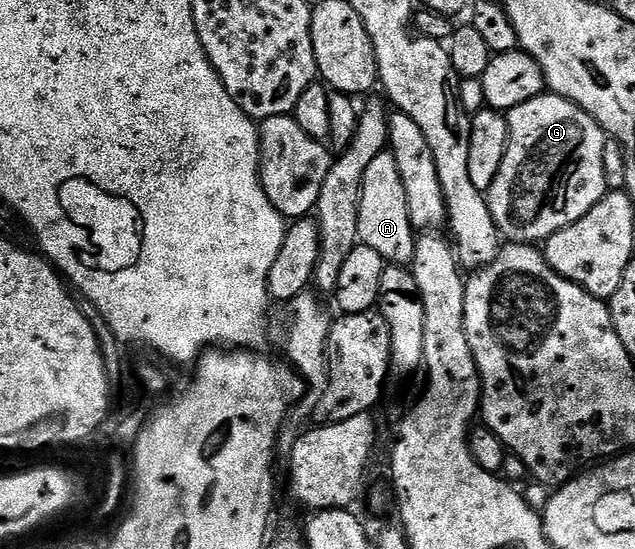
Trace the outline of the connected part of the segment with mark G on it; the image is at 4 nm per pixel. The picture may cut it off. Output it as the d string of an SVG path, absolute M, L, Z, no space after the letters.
M551 91L507 110L506 116L508 146L498 175L486 194L490 215L497 233L505 242L535 246L562 231L562 227L570 227L570 223L582 219L582 215L586 215L586 211L590 211L590 207L597 205L609 192L606 175L602 171L606 134L586 111Z

